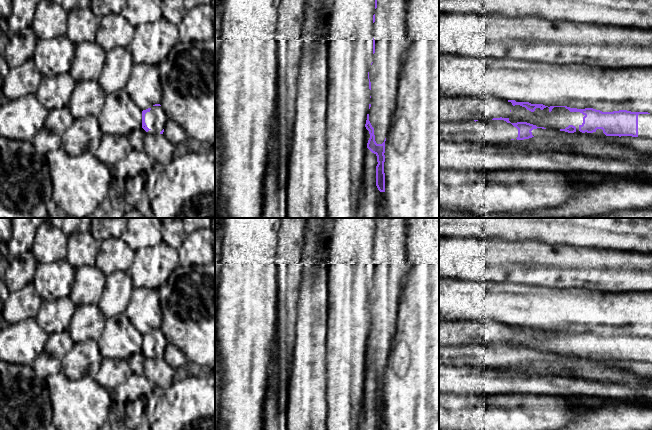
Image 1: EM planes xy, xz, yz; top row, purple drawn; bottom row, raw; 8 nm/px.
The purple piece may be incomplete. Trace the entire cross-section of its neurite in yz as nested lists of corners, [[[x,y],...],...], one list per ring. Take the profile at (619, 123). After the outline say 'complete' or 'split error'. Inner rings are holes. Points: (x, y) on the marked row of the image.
[[[508,100],[508,102],[512,103],[510,116],[508,118],[493,118],[492,120],[504,120],[507,123],[511,123],[518,129],[517,140],[534,137],[531,131],[537,128],[560,130],[568,133],[574,133],[576,131],[582,133],[597,132],[599,134],[604,133],[606,136],[632,136],[652,139],[652,114],[648,112],[631,112],[627,110],[602,112],[593,108],[548,107],[543,104],[516,102],[515,100]]]; split error

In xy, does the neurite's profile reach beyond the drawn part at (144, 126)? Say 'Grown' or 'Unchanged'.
Grown

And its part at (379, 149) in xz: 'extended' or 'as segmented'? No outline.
extended

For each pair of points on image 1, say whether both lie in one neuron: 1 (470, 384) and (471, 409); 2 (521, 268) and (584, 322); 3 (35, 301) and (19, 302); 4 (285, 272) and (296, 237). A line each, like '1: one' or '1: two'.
1: two
2: two
3: one
4: one

